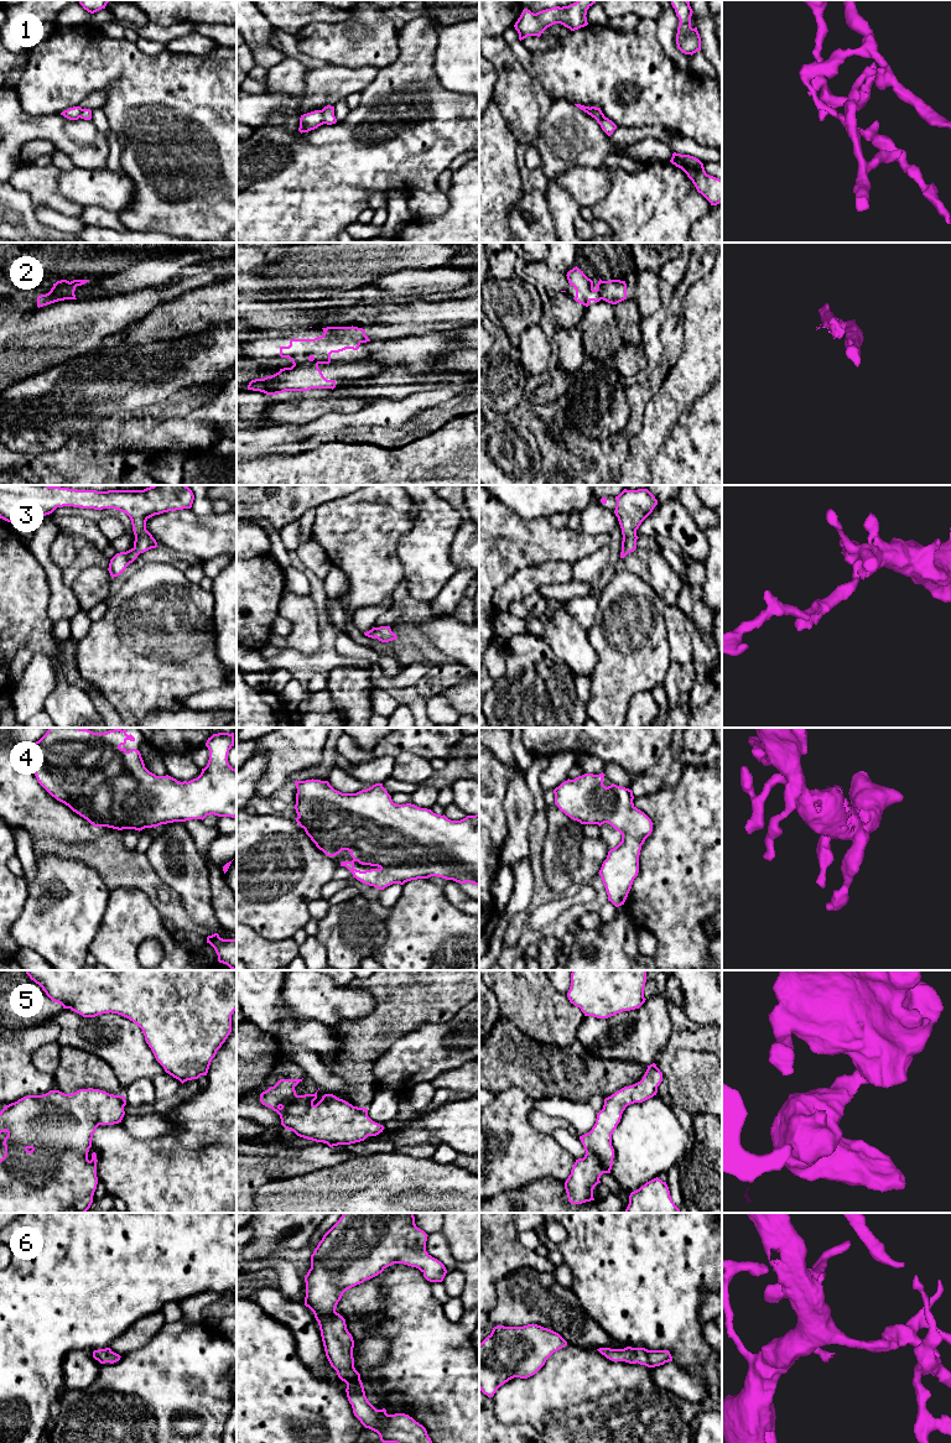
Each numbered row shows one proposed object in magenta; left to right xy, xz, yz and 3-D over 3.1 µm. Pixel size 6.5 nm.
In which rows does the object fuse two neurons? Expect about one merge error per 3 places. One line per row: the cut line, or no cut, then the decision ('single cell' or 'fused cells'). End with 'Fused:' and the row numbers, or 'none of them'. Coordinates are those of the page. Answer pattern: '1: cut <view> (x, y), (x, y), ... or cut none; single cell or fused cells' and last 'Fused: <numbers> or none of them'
1: cut xz (321, 110), (325, 123); fused cells
2: cut xz (294, 363), (317, 364); fused cells
3: cut none; single cell
4: cut none; single cell
5: cut none; single cell
6: cut none; single cell
Fused: 1, 2

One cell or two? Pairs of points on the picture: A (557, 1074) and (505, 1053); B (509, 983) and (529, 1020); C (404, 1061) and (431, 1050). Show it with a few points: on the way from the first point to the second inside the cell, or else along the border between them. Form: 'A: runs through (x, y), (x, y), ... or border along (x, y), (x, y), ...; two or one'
A: runs through (545, 1071), (518, 1061); one
B: runs through (518, 991), (529, 1003), (529, 1011); one
C: runs through (410, 1061), (425, 1053); one

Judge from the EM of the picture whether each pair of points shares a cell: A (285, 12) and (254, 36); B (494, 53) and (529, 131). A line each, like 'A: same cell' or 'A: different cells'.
A: different cells
B: same cell

